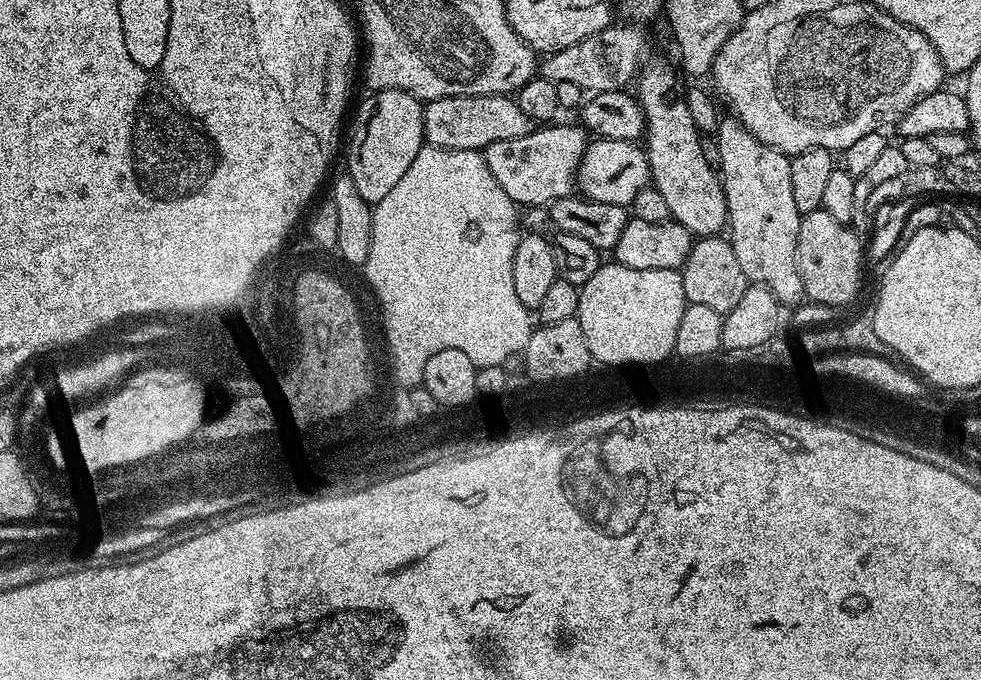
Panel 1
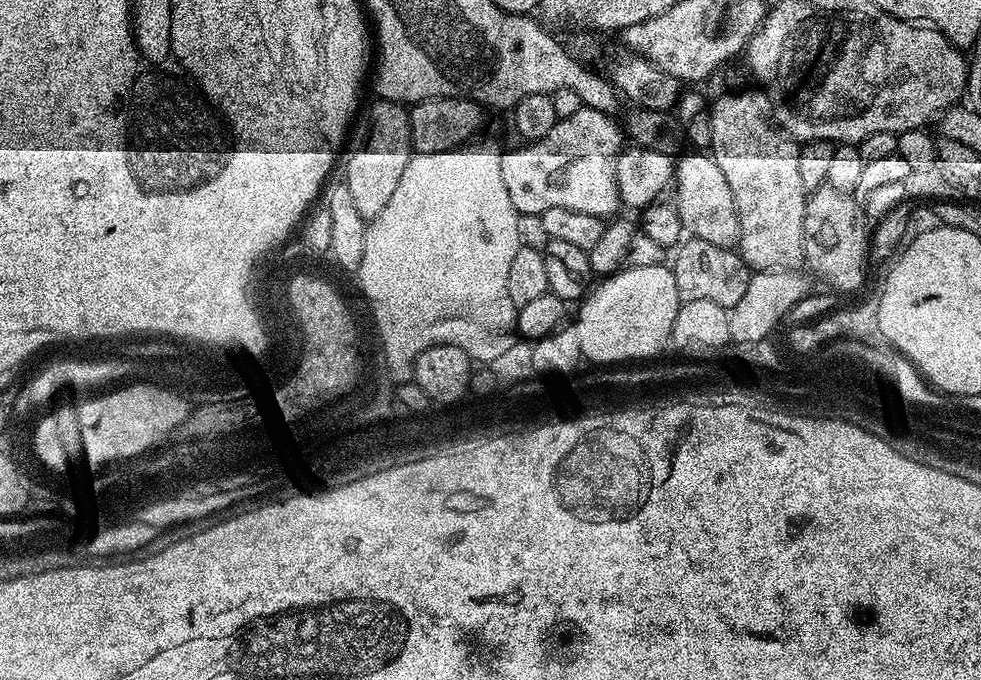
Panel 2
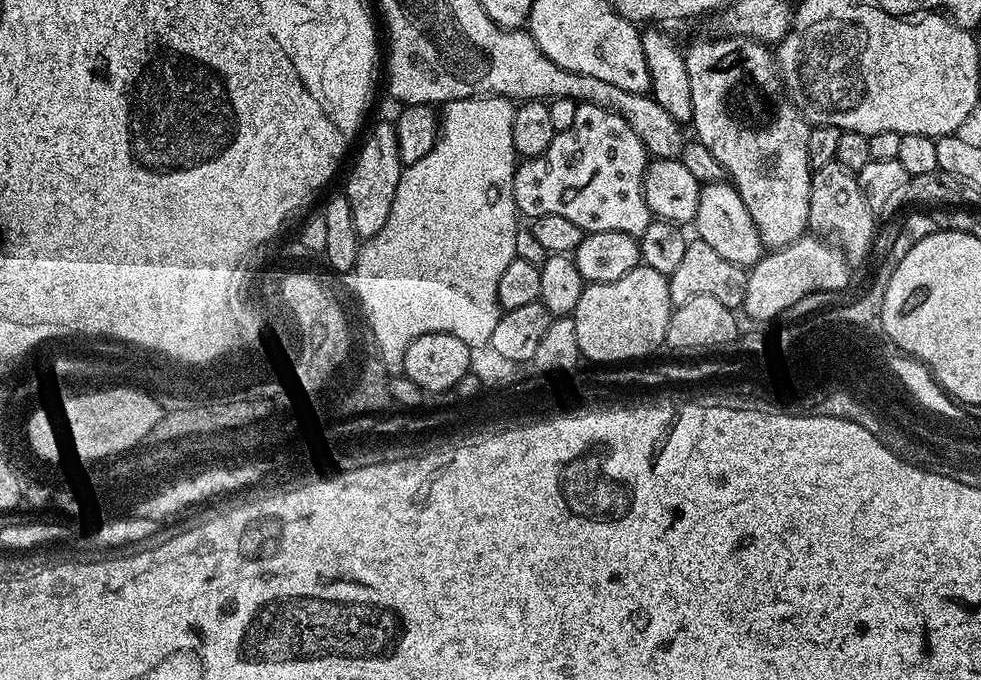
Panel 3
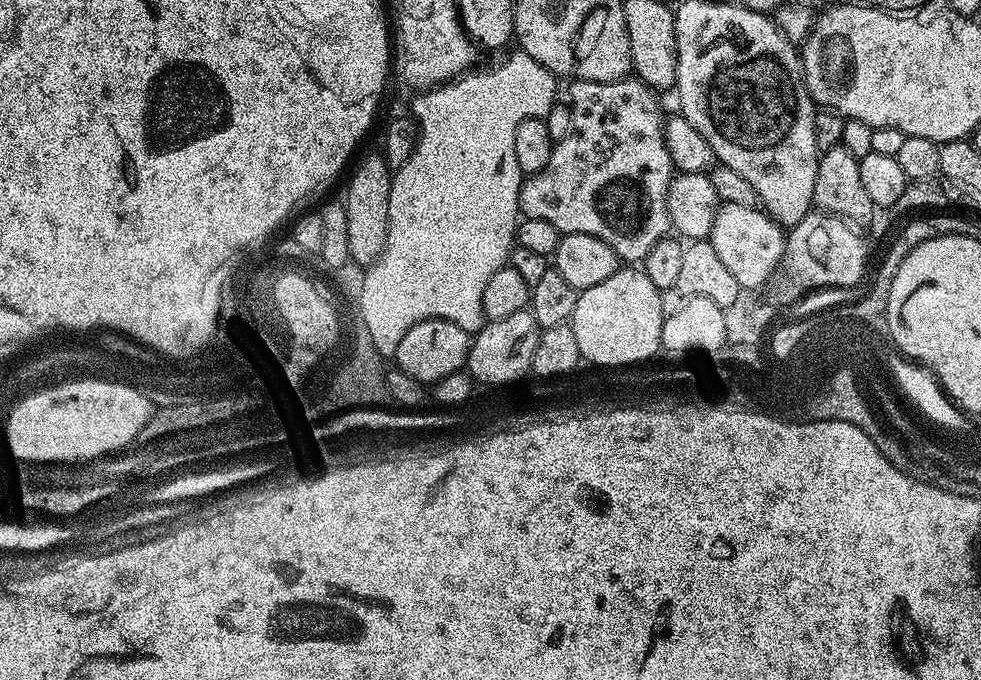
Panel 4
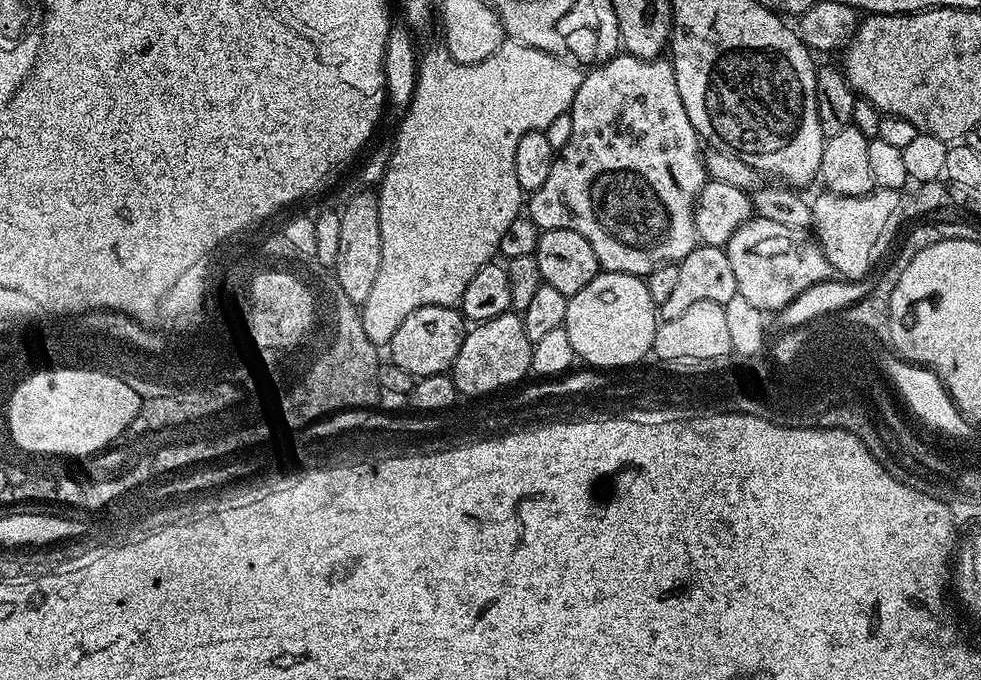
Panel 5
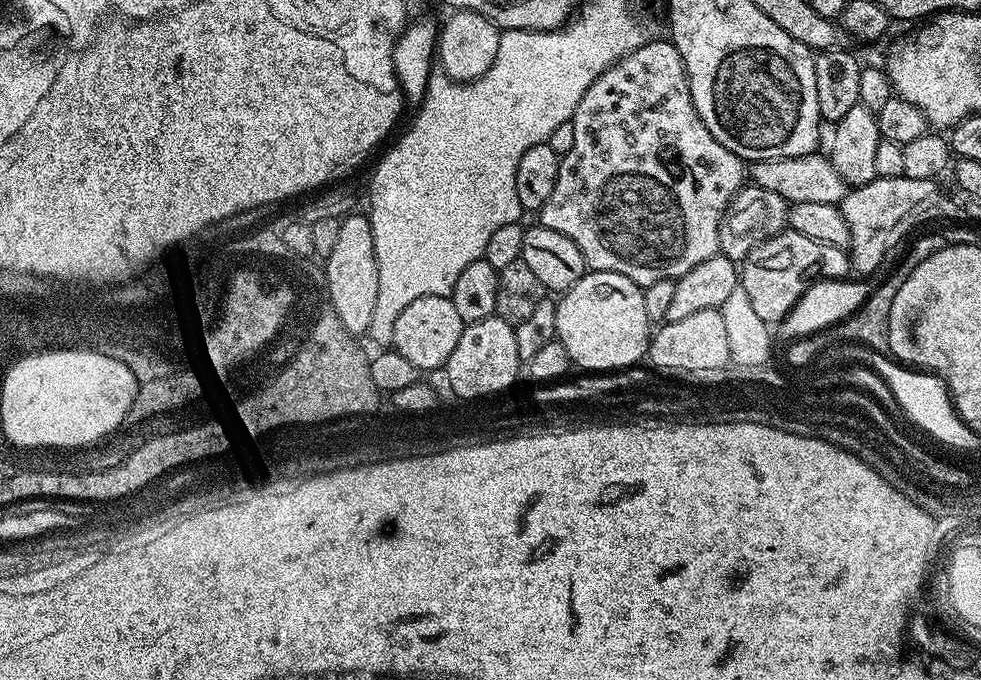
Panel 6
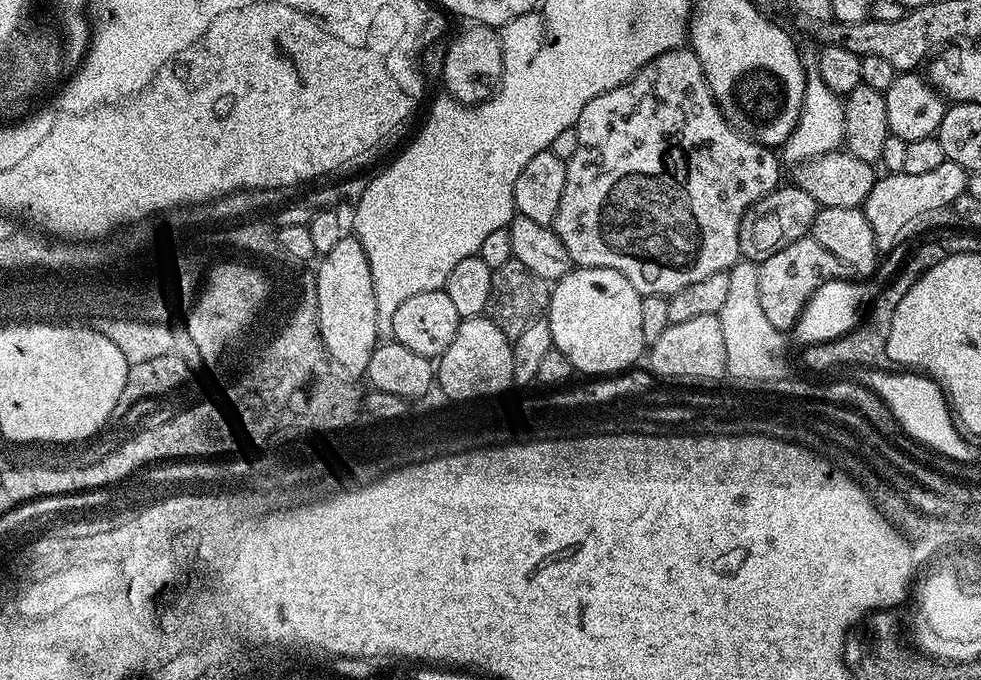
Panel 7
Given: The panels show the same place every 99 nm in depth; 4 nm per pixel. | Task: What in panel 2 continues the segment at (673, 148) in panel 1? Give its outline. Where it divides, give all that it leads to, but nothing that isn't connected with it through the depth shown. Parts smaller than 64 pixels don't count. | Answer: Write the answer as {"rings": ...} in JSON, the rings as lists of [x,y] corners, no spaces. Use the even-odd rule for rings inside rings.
{"rings":[[[697,150],[686,152],[675,161],[674,195],[674,206],[678,210],[678,218],[682,222],[685,233],[702,242],[711,242],[713,246],[736,248],[740,242],[740,227],[734,206],[734,194],[730,194],[726,174],[718,170],[718,162],[712,159],[711,155]]]}

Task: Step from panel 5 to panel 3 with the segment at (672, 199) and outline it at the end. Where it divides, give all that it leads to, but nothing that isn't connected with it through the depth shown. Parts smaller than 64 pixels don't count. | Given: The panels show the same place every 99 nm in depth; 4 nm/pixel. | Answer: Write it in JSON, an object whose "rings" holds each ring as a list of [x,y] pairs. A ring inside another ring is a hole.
{"rings":[[[578,103],[578,115],[567,130],[556,133],[554,142],[542,154],[521,159],[514,174],[514,202],[521,217],[542,214],[562,214],[584,233],[618,230],[639,238],[654,215],[644,197],[644,173],[650,163],[650,153],[626,124],[626,118],[594,104]]]}

